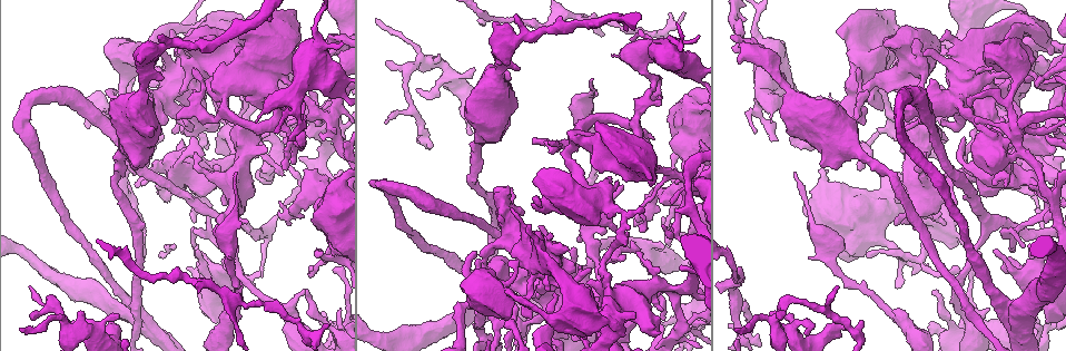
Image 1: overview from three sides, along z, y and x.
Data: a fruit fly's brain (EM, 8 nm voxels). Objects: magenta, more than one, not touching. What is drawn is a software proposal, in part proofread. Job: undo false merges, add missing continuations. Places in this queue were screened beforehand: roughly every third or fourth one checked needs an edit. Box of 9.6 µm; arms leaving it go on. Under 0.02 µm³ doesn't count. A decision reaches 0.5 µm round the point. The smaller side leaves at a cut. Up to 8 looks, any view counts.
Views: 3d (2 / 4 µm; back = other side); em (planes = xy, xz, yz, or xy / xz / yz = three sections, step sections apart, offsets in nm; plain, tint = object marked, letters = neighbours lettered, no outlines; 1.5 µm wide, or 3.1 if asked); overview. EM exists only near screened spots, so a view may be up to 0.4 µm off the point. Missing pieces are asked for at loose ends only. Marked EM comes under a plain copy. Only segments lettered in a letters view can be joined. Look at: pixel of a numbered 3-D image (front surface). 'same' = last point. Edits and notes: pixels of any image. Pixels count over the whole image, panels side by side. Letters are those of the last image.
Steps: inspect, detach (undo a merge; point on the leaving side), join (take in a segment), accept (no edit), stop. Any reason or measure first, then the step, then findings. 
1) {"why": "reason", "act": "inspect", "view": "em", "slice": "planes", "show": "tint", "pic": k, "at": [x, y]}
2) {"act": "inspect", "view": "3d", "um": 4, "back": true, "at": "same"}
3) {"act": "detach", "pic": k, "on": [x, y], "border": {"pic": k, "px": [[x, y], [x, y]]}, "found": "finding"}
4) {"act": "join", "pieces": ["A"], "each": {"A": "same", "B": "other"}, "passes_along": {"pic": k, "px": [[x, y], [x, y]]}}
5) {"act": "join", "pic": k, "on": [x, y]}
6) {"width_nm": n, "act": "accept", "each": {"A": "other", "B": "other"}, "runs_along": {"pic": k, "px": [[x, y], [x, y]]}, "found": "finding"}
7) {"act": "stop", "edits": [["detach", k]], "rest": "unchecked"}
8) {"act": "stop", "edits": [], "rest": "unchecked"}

{"why": "branch stops here", "act": "inspect", "view": "em", "slice": "xy", "step": 4, "show": "letters", "pic": 1, "at": [224, 259]}

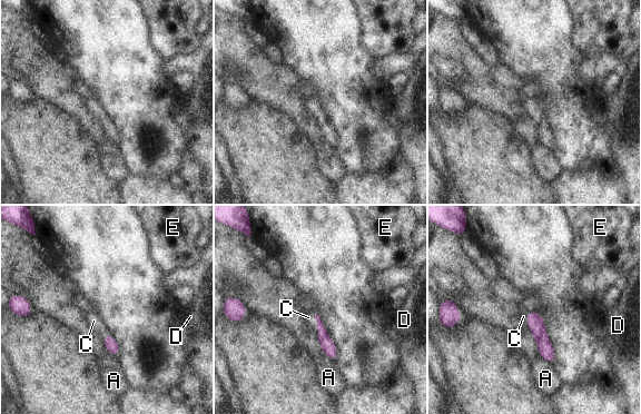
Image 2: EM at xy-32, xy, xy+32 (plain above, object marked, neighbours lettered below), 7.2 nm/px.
{"act": "join", "pieces": ["C"], "each": {"A": "other", "C": "same", "D": "other", "E": "other"}, "passes_along": {"pic": 2, "px": [[328, 347], [317, 324], [308, 317]]}, "found": "it goes on there"}

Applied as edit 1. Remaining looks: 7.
{"act": "inspect", "view": "overview"}

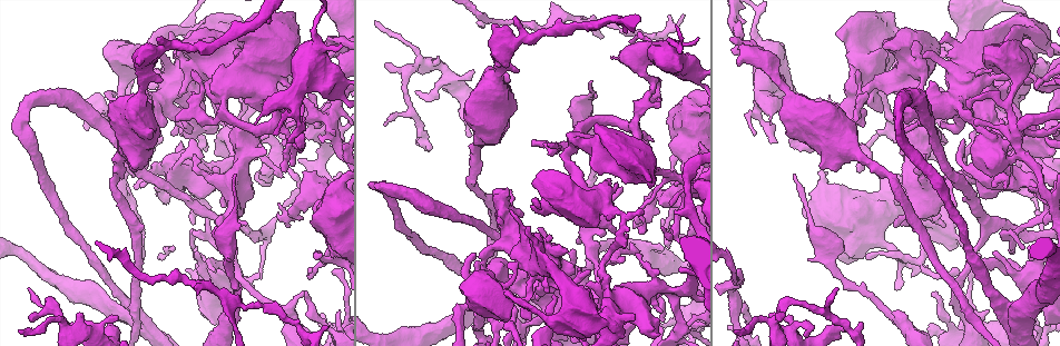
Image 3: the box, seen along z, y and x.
{"why": "sharp bend", "act": "inspect", "view": "em", "slice": "xz", "step": 4, "show": "tint", "pic": 3, "at": [336, 257]}

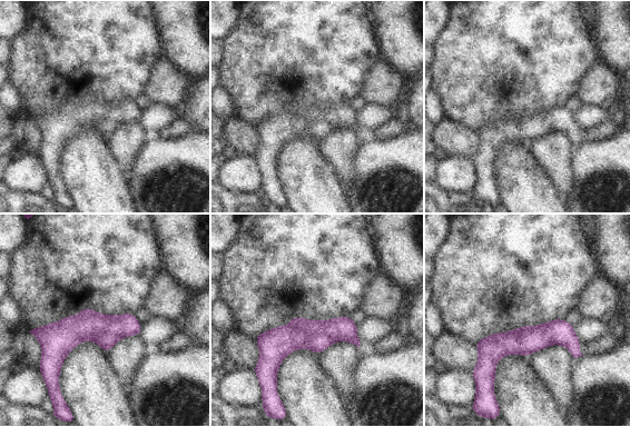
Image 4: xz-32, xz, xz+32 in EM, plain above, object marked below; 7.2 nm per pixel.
{"why": "another direction", "act": "inspect", "view": "em", "slice": "planes", "show": "letters", "at": "same"}

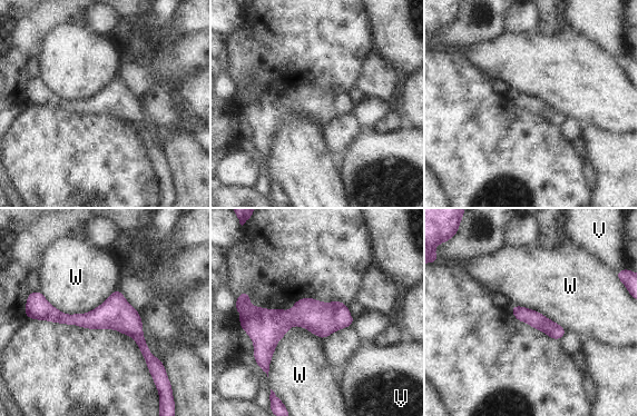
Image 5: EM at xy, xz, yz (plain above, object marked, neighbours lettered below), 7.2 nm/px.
{"width_nm": 120, "act": "accept", "each": {"V": "other", "W": "other"}, "found": "all the same neuron"}

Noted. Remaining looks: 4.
{"why": "thick end", "act": "inspect", "view": "em", "slice": "planes", "show": "letters", "pic": 3, "at": [137, 64]}

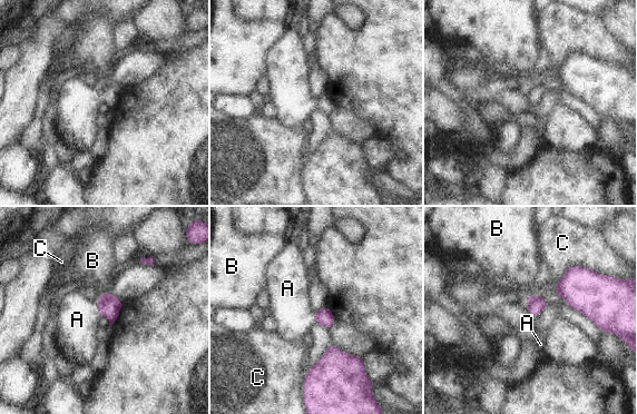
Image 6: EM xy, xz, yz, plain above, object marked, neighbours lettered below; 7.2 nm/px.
{"longest_contact_nm": ["C", 260], "act": "join", "pieces": ["A"], "each": {"A": "same", "B": "other", "C": "other"}, "found": "it goes on there"}

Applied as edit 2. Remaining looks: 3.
{"act": "stop", "edits": [["join", 2], ["join", 6]], "rest": "unchecked"}

